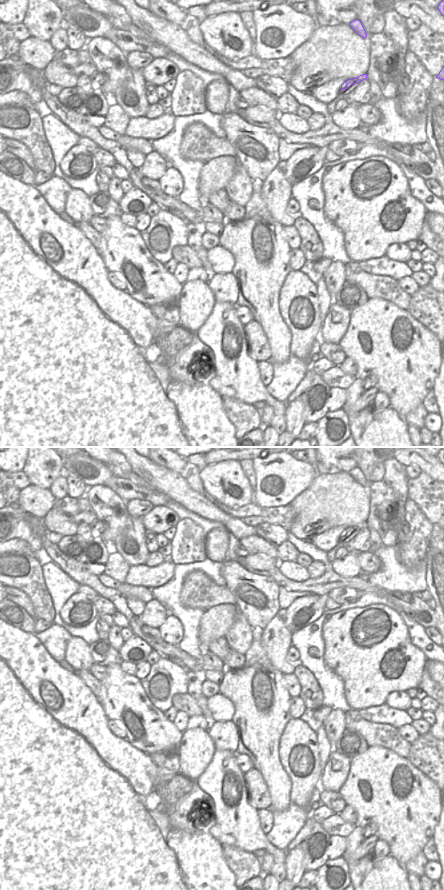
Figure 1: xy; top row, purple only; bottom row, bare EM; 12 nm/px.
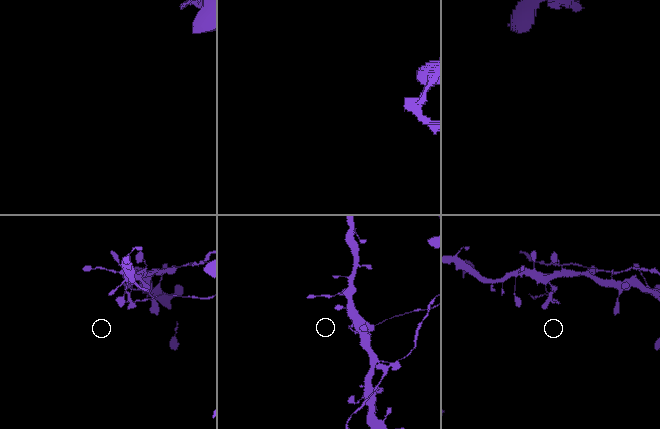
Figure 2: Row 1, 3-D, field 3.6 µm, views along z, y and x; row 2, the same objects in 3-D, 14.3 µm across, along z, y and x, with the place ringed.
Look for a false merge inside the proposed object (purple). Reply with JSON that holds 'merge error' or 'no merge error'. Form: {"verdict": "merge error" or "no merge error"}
{"verdict": "merge error"}

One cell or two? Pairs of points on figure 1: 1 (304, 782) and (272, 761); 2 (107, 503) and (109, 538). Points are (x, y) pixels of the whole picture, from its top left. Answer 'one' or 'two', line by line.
1: two
2: one

